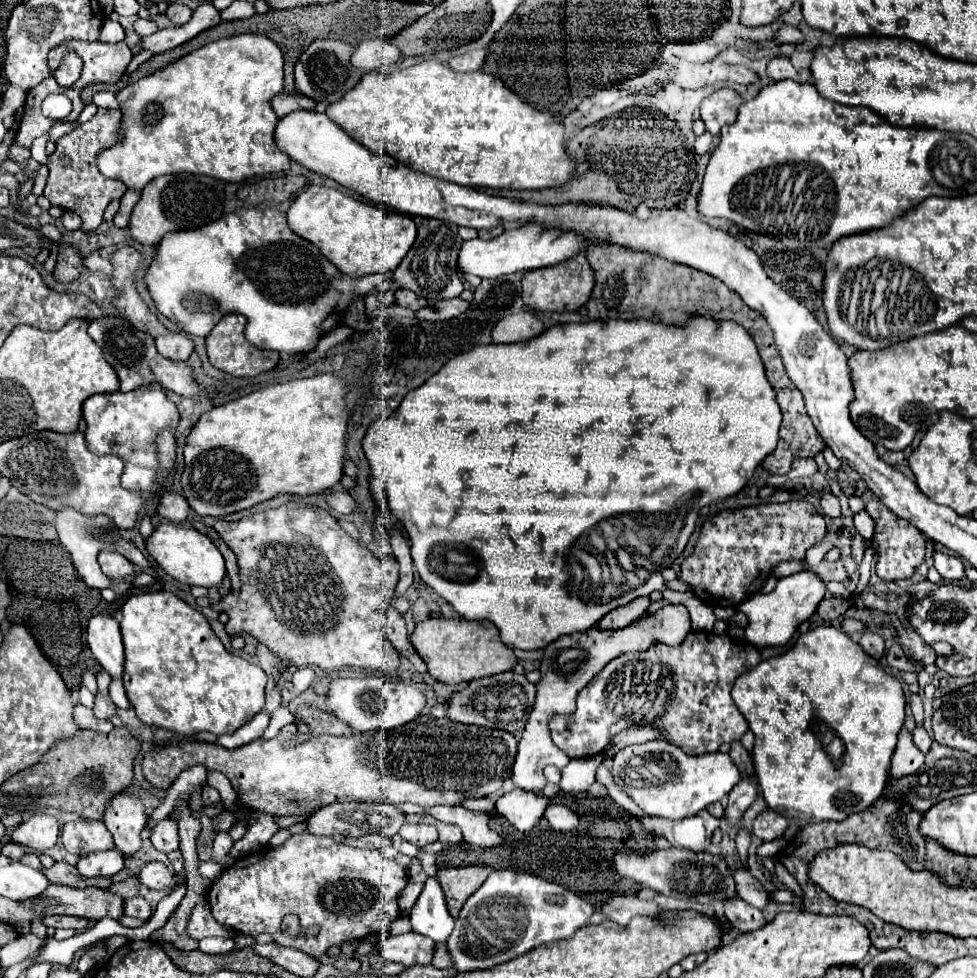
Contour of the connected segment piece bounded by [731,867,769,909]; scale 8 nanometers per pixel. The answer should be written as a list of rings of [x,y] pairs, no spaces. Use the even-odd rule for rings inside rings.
[[[733,867],[731,875],[735,879],[735,889],[737,889],[737,897],[741,897],[743,901],[747,901],[749,905],[763,909],[769,903],[769,895],[767,891],[763,891],[761,883],[743,867]]]

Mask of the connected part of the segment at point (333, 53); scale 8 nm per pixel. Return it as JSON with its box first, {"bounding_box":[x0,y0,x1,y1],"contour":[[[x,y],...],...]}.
{"bounding_box":[295,39,363,103],"contour":[[[319,39],[313,41],[307,51],[299,57],[299,61],[295,63],[295,83],[297,83],[297,91],[319,101],[327,101],[327,103],[335,103],[339,101],[349,89],[355,87],[355,83],[359,83],[363,71],[359,71],[357,67],[351,65],[349,57],[353,53],[353,45],[343,43],[343,41],[335,41],[335,39]]]}

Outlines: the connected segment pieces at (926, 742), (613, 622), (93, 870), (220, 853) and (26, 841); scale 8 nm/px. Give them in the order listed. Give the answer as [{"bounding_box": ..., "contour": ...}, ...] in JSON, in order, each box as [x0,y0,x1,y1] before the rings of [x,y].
[{"bounding_box":[911,725,933,753],"contour":[[[917,725],[911,735],[913,735],[913,743],[917,745],[917,749],[919,749],[921,753],[927,753],[929,747],[931,747],[931,743],[933,743],[933,739],[931,739],[929,733],[927,733],[927,729],[925,729],[923,725]]]},{"bounding_box":[597,597,649,629],"contour":[[[637,597],[635,601],[627,603],[627,605],[621,605],[617,609],[613,609],[611,613],[607,613],[599,623],[597,627],[599,629],[623,629],[627,625],[631,625],[635,619],[643,617],[643,613],[647,613],[647,607],[649,607],[649,597]]]},{"bounding_box":[77,849,123,877],"contour":[[[117,849],[79,857],[77,869],[83,877],[111,877],[123,869],[123,855]]]},{"bounding_box":[213,831,233,859],"contour":[[[223,831],[217,833],[217,837],[215,837],[215,847],[213,847],[213,857],[223,859],[223,857],[229,853],[231,845],[233,845],[233,839],[231,839],[227,833],[223,833]]]},{"bounding_box":[11,815,59,853],"contour":[[[37,815],[37,817],[31,817],[27,823],[21,823],[11,833],[11,837],[13,837],[15,843],[43,853],[43,851],[51,849],[57,843],[59,825],[57,825],[55,817]]]}]

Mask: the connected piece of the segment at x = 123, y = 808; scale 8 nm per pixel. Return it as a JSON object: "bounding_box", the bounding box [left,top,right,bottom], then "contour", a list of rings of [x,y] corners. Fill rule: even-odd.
{"bounding_box":[103,791,147,855],"contour":[[[123,791],[111,797],[111,803],[103,813],[103,823],[111,831],[117,849],[125,855],[133,855],[141,847],[139,833],[147,823],[145,805],[137,795]]]}

